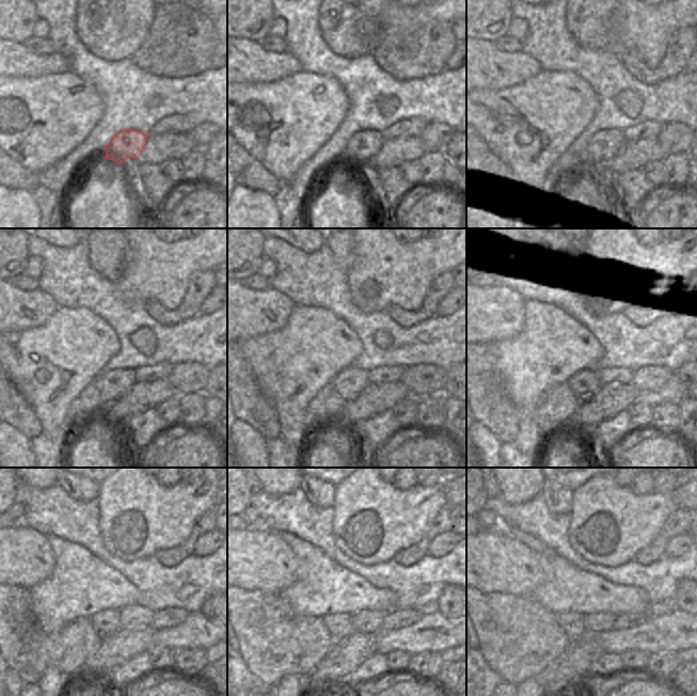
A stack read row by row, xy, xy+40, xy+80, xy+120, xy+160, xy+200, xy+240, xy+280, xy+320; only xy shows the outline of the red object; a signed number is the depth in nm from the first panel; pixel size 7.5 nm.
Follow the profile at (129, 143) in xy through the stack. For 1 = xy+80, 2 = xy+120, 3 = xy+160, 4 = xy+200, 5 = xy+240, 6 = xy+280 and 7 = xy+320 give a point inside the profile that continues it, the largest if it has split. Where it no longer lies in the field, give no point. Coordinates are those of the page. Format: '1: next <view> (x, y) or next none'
1: next xy+80 (604, 145)
2: next xy+120 (113, 384)
3: next xy+160 (349, 383)
4: next xy+200 (585, 383)
5: next xy+240 (106, 622)
6: next xy+280 (339, 626)
7: next xy+320 (573, 623)

